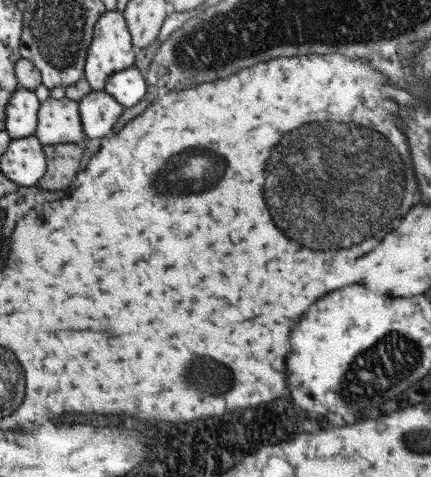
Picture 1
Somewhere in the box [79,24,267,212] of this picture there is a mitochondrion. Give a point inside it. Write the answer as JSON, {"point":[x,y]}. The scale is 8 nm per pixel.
{"point":[184,171]}

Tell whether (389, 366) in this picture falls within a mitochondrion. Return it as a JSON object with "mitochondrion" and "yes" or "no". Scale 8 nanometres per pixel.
{"mitochondrion":"yes"}

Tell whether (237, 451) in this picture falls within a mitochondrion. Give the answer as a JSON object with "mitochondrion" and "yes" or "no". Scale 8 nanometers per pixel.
{"mitochondrion":"yes"}

